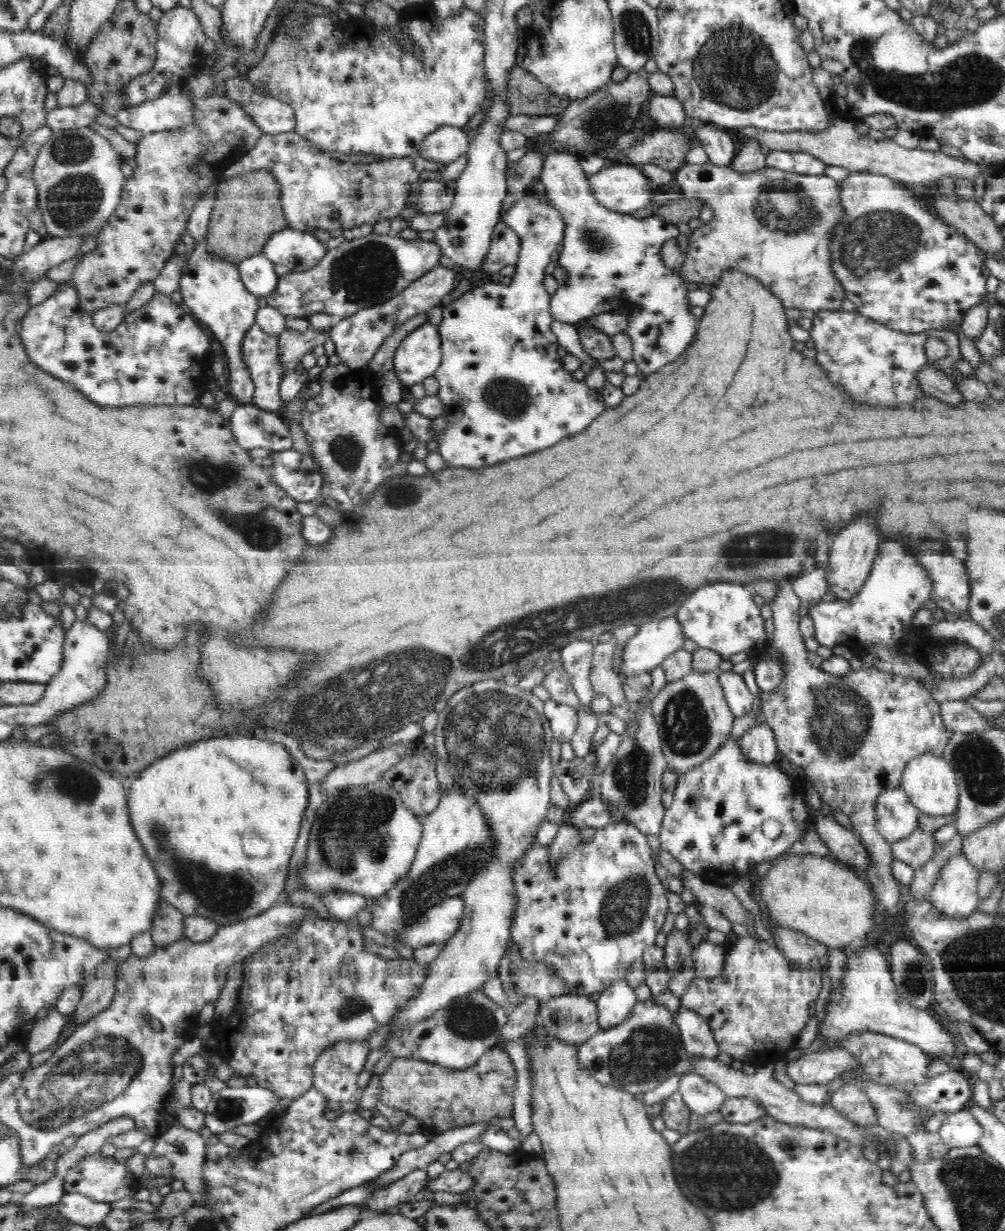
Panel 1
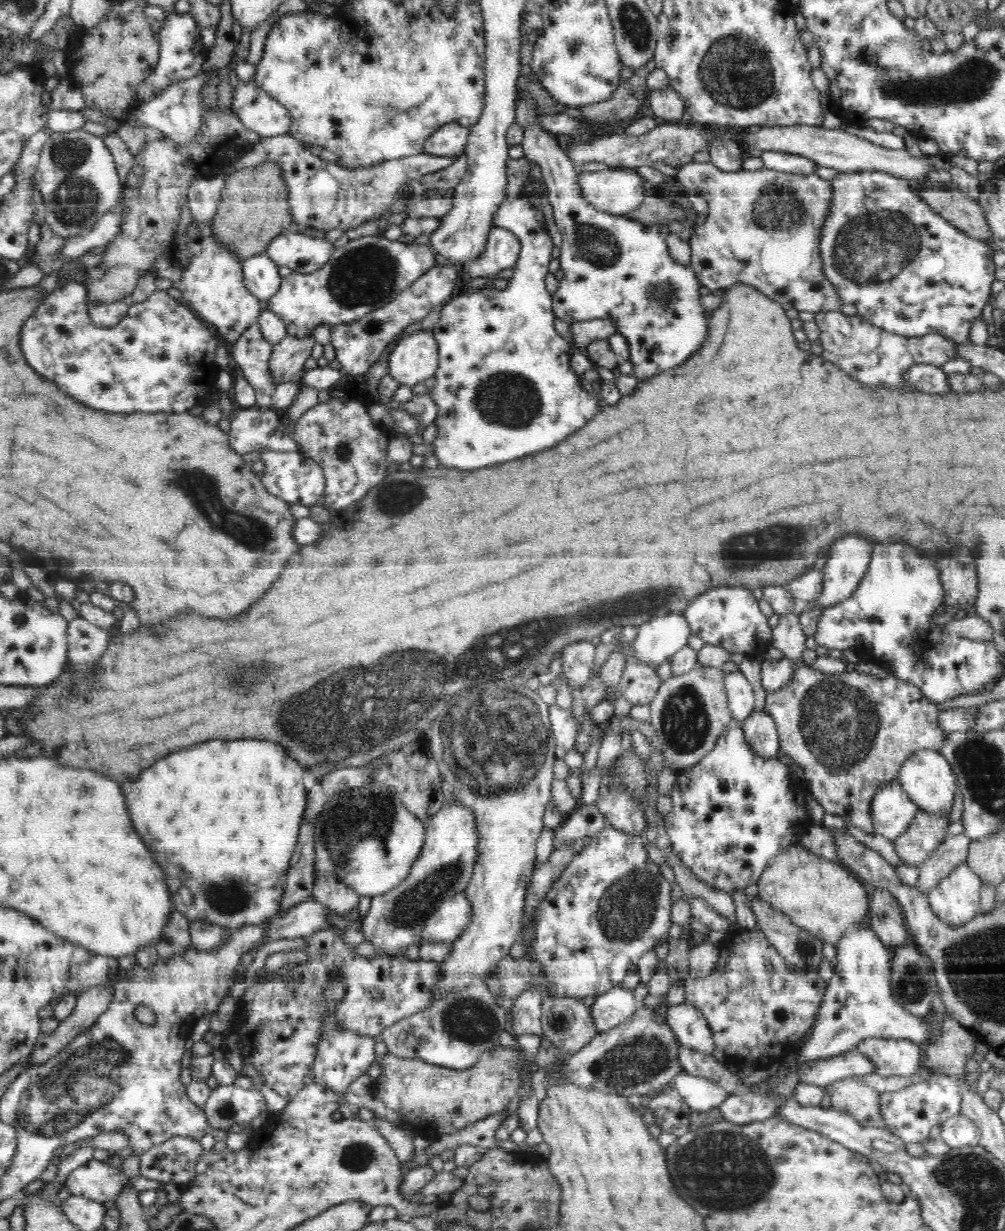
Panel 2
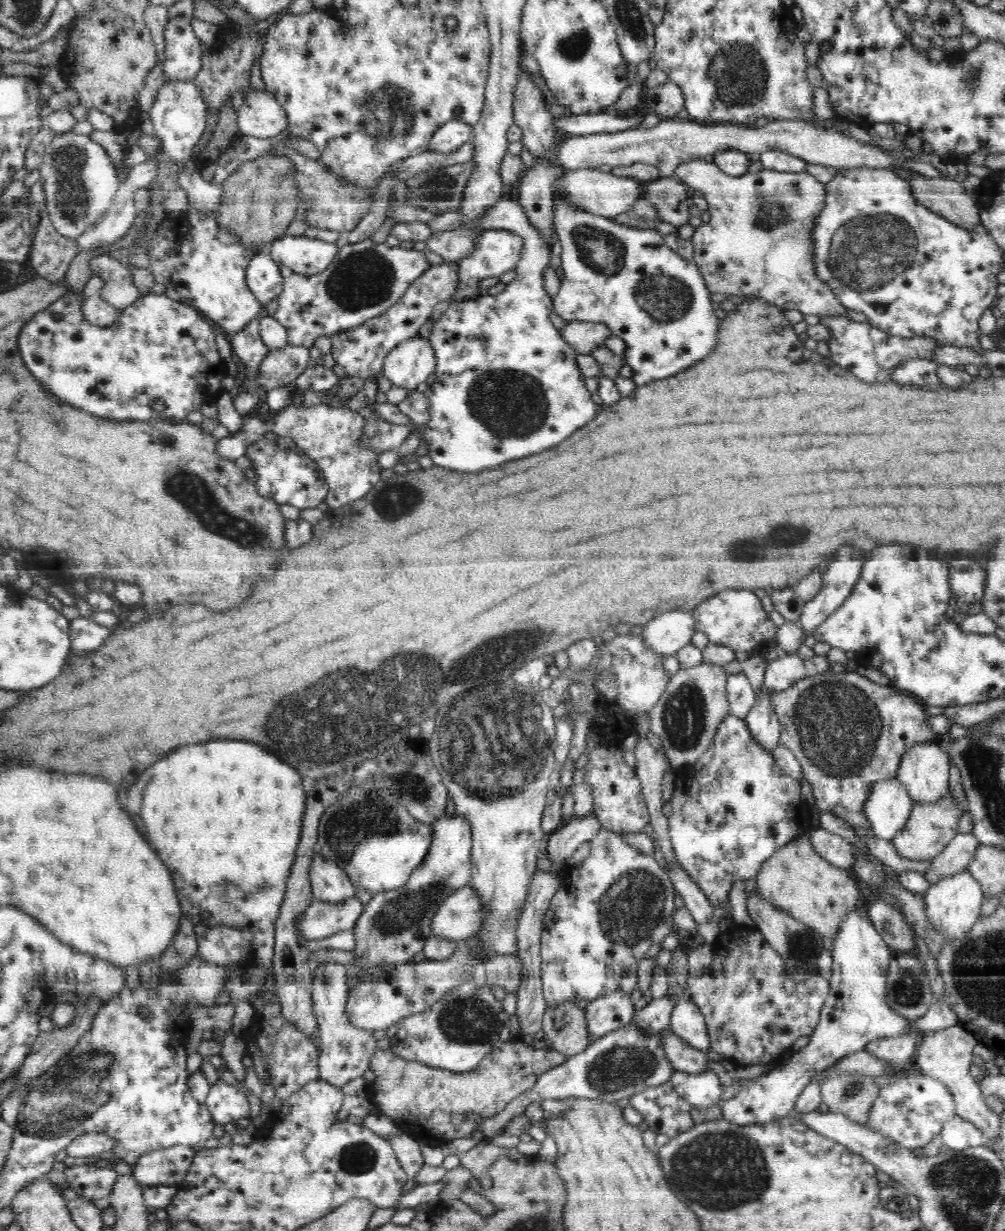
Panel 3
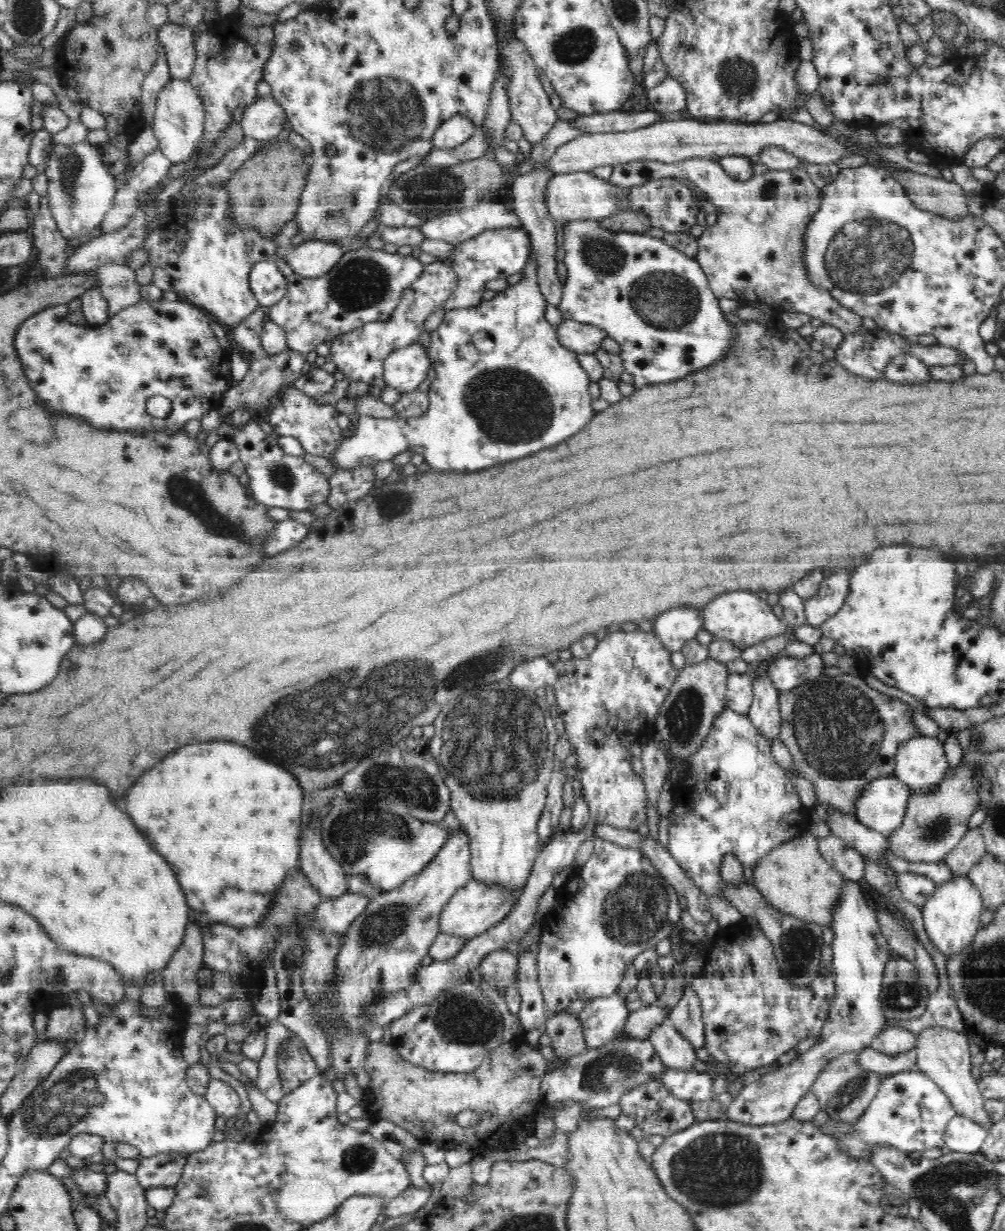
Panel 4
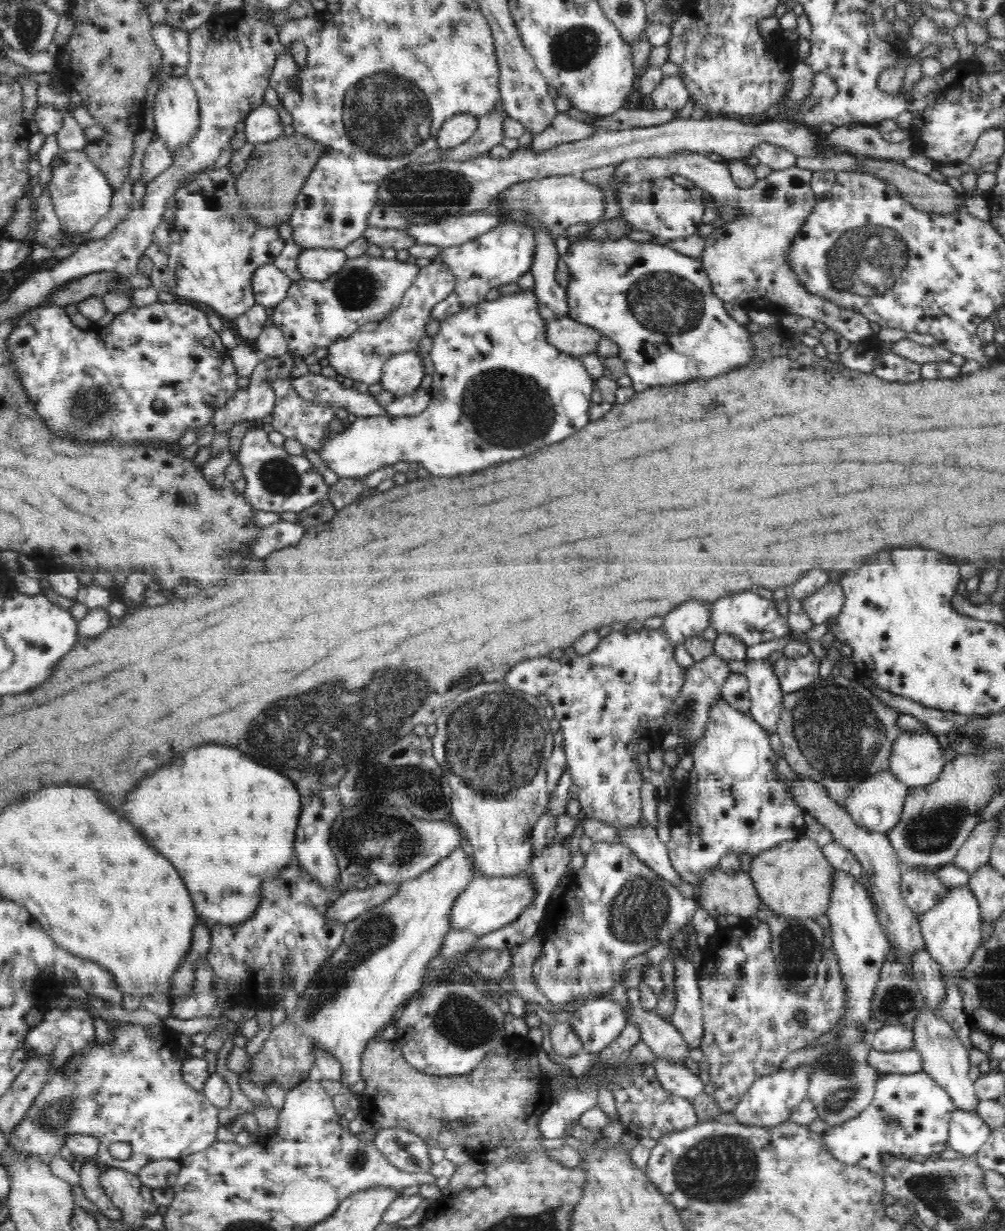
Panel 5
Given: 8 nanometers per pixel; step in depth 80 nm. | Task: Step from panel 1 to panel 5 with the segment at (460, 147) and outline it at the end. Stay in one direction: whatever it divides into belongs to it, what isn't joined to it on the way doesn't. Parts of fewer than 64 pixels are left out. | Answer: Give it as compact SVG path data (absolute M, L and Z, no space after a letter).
M458 114L446 120L438 131L438 146L441 149L450 149L468 140L478 126L478 119L472 114Z

